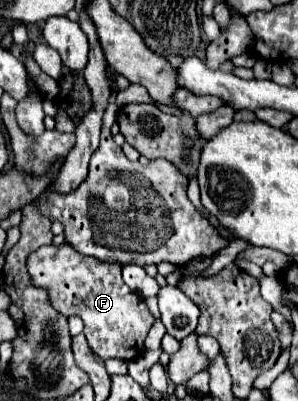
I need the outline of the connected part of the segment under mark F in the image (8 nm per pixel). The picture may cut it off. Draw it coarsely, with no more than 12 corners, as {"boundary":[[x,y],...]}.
{"boundary":[[70,245],[26,263],[100,359],[134,359],[154,315],[124,281]]}

